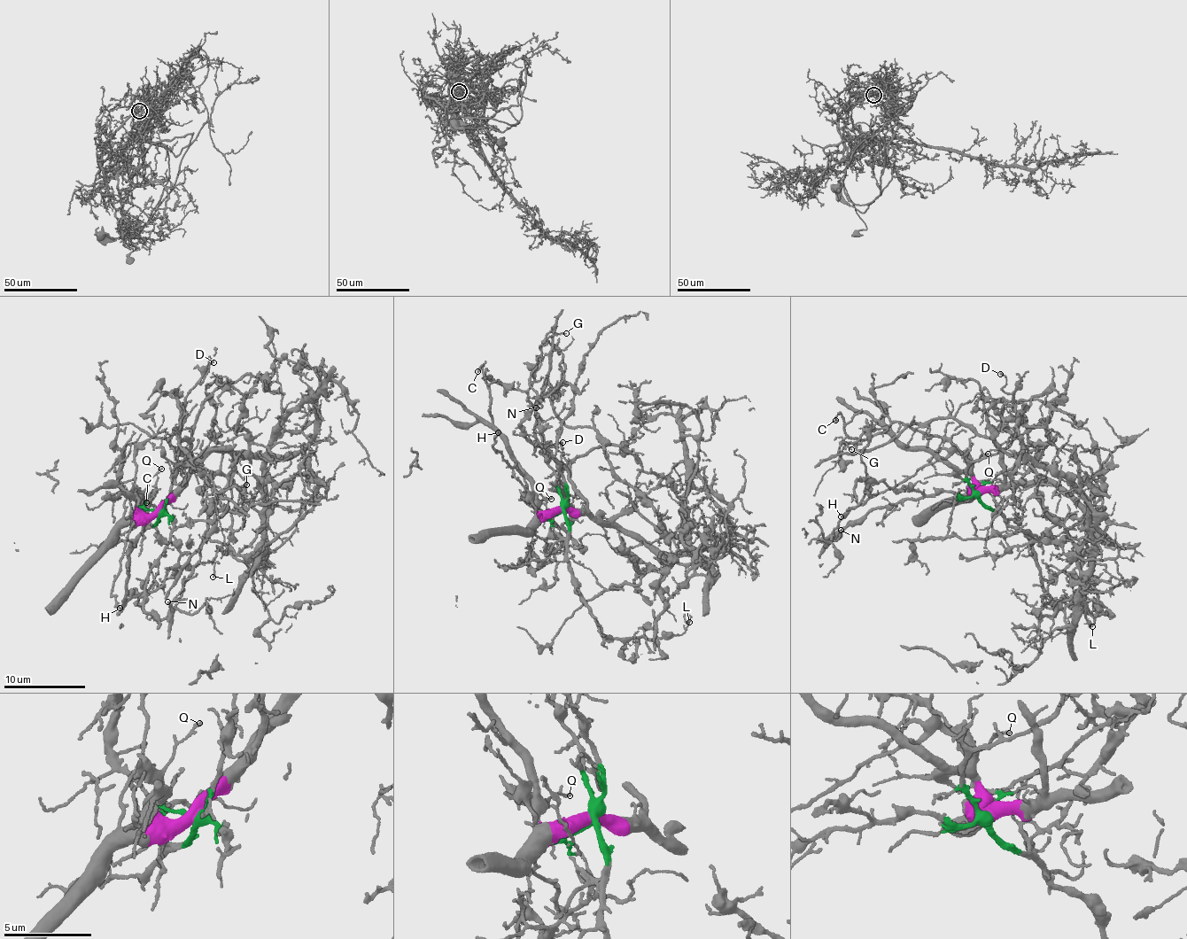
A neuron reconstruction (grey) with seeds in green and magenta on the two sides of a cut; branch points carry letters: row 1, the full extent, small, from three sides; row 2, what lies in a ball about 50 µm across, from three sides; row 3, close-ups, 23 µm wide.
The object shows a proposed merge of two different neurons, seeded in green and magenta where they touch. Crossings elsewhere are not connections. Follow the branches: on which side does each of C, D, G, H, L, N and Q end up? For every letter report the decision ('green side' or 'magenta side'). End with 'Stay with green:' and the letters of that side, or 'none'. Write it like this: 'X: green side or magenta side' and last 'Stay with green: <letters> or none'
C: magenta side
D: green side
G: green side
H: magenta side
L: green side
N: green side
Q: magenta side
Stay with green: D, G, L, N

